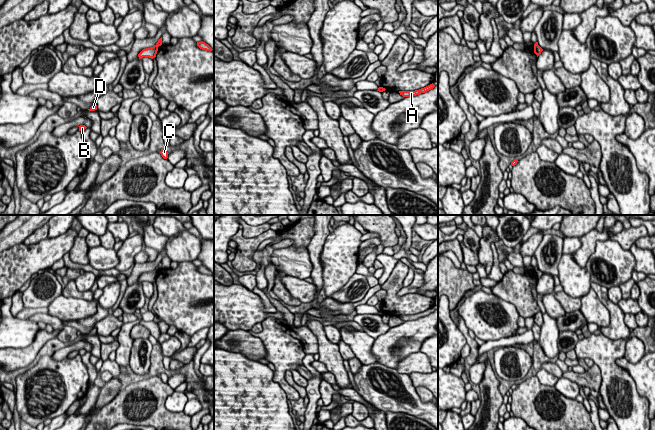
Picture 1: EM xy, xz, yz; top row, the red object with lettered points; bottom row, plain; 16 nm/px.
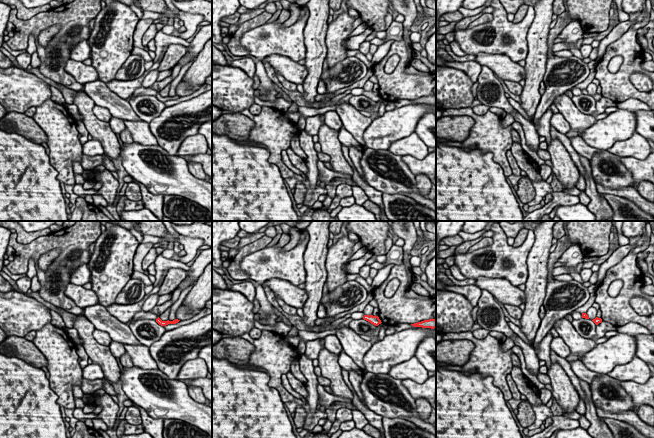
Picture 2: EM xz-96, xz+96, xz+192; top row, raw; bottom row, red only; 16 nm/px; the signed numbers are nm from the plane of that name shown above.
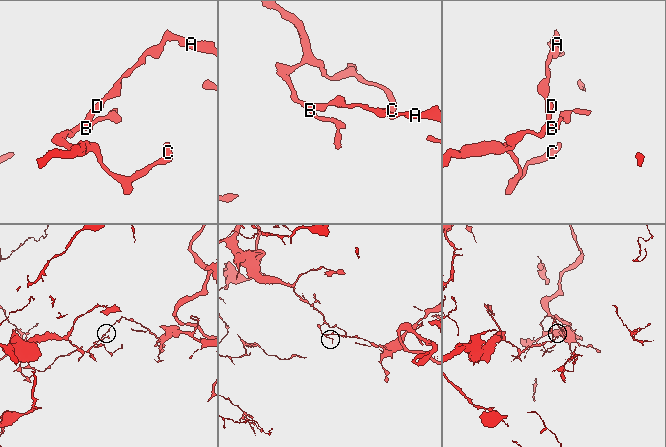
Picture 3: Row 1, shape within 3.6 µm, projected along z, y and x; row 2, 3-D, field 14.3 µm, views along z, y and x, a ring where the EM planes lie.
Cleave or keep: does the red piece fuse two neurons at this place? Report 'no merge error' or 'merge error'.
merge error

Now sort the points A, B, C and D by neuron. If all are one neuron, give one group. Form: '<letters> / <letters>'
A / B C D

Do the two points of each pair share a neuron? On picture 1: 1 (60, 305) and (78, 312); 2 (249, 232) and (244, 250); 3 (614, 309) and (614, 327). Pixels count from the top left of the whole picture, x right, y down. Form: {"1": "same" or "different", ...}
{"1": "same", "2": "different", "3": "same"}

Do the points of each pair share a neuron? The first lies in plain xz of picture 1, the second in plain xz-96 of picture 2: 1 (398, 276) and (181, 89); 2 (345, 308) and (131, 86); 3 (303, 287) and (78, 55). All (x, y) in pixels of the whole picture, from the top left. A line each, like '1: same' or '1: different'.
1: same
2: same
3: different

